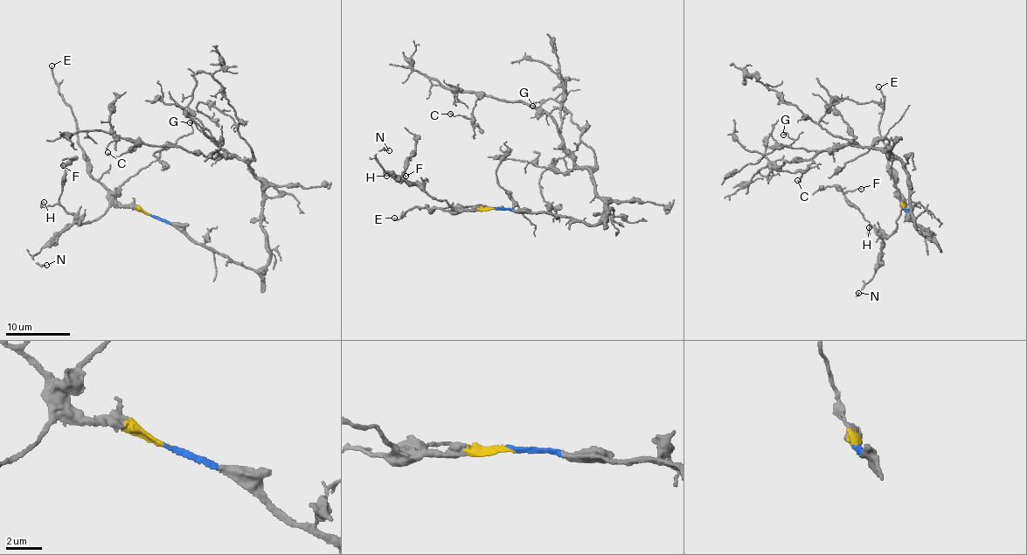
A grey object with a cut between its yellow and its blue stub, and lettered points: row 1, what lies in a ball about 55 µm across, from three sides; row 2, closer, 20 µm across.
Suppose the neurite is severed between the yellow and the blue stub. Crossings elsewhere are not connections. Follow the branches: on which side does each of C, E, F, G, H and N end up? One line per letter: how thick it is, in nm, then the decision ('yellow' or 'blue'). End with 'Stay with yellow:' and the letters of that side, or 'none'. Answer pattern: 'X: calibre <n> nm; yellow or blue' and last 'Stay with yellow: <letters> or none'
C: calibre 140 nm; blue
E: calibre 170 nm; yellow
F: calibre 130 nm; yellow
G: calibre 140 nm; blue
H: calibre 150 nm; yellow
N: calibre 180 nm; yellow
Stay with yellow: E, F, H, N

